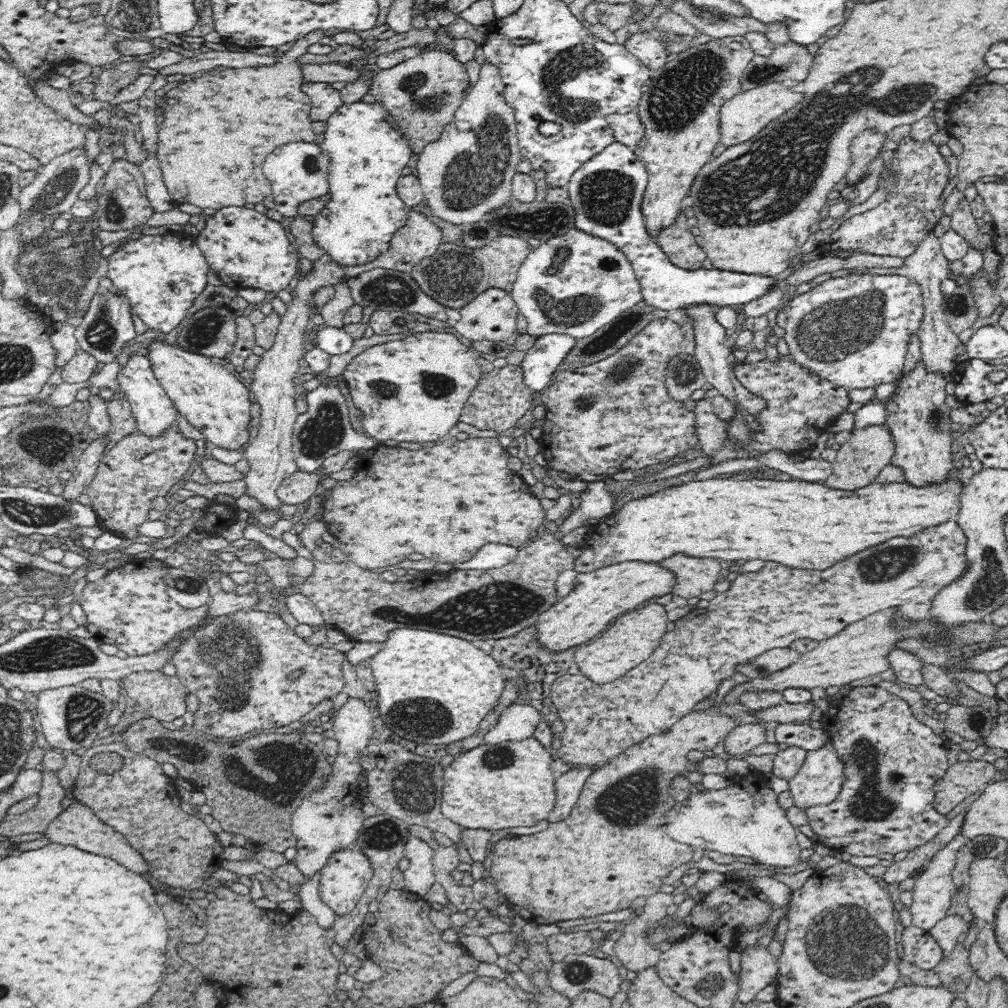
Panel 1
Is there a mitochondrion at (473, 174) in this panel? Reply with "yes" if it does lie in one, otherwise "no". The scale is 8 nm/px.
yes

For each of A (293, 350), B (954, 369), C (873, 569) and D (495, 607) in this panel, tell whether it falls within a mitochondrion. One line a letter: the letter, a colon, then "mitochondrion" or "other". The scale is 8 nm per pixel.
A: other
B: other
C: mitochondrion
D: mitochondrion

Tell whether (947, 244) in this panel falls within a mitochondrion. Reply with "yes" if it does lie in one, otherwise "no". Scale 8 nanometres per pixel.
no

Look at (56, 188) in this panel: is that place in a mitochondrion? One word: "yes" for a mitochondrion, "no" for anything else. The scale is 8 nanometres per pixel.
yes

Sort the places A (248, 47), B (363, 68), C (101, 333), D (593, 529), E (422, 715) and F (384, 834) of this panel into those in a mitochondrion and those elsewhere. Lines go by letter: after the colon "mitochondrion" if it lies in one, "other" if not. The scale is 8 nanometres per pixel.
A: other
B: other
C: mitochondrion
D: other
E: mitochondrion
F: mitochondrion

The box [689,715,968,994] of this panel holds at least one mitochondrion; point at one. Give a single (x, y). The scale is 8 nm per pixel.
(842, 941)

